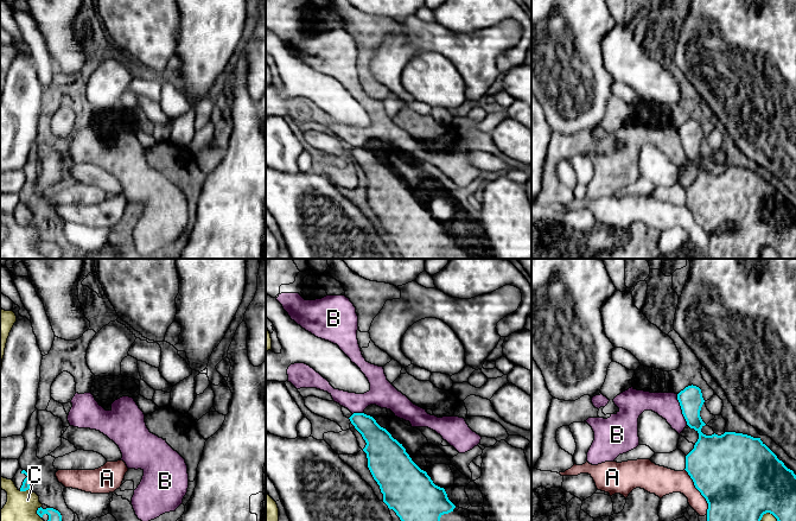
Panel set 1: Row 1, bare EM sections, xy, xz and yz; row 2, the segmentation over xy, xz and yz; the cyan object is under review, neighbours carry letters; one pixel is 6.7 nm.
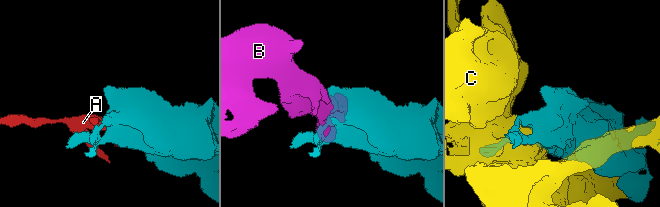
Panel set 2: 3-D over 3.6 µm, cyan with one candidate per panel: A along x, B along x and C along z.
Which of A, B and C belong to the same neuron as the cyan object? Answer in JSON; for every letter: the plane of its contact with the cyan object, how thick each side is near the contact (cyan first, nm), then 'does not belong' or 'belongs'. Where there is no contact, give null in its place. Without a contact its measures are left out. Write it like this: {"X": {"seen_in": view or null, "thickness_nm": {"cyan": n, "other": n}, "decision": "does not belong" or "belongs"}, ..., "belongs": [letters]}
{"A": {"seen_in": "yz", "thickness_nm": {"cyan": 500, "other": 190}, "decision": "does not belong"}, "B": {"seen_in": "yz", "thickness_nm": {"cyan": 160, "other": 170}, "decision": "belongs"}, "C": {"seen_in": "xy", "thickness_nm": {"cyan": 50, "other": 200}, "decision": "does not belong"}, "belongs": ["B"]}

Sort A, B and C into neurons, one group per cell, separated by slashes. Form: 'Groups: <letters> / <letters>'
Groups: A / B / C

